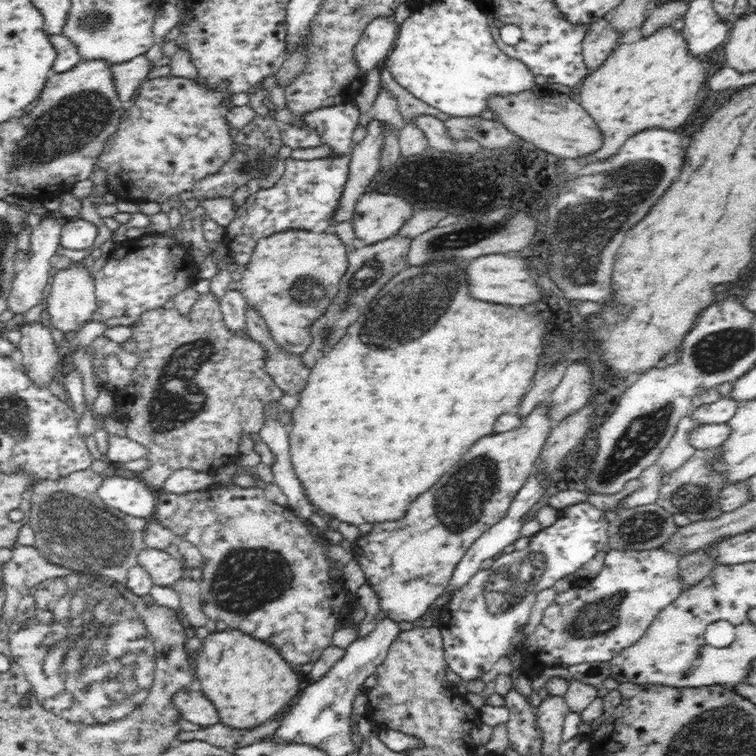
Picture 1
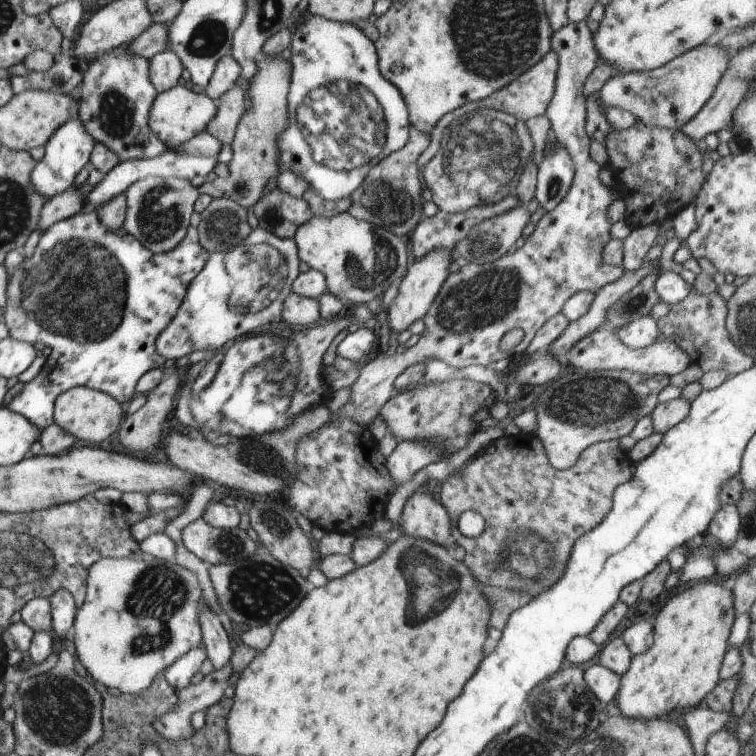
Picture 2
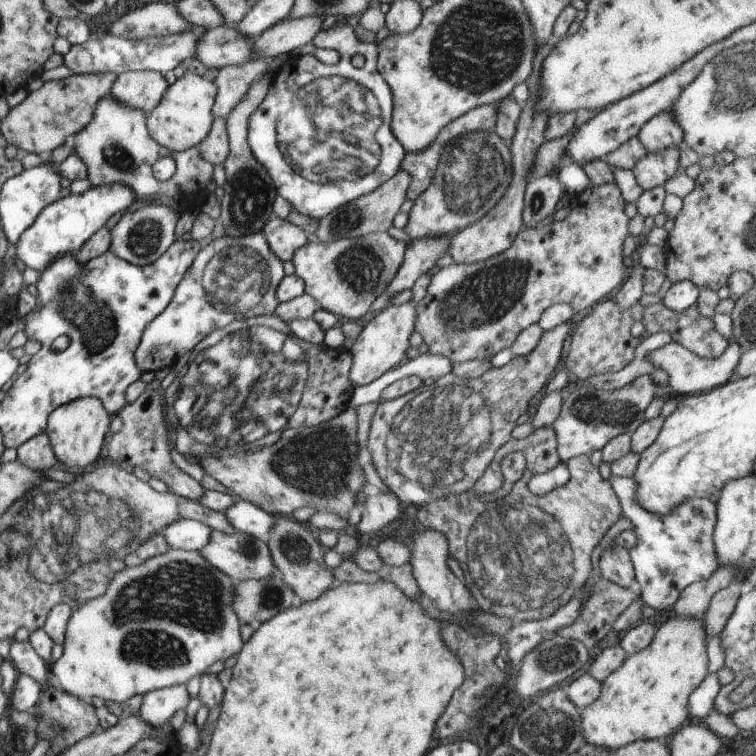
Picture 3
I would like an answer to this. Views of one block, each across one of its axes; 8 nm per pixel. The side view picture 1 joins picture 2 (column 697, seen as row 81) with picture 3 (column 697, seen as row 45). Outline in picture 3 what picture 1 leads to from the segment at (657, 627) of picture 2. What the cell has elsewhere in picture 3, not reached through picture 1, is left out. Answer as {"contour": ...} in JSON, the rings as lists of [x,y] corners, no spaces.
{"contour":[[[691,617],[672,618],[657,628],[653,642],[645,650],[628,657],[622,666],[614,670],[601,684],[600,697],[582,710],[581,732],[584,740],[592,746],[616,750],[640,740],[662,741],[689,722],[688,698],[707,678],[709,661],[705,637],[703,620]]]}

